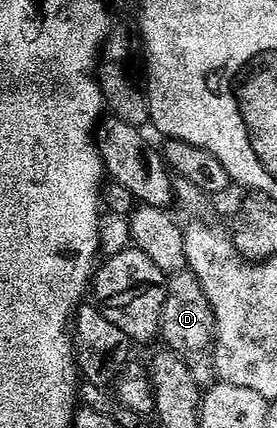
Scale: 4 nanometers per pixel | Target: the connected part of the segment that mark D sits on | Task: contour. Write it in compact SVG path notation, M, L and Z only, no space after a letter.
M191 269L173 273L165 283L163 308L160 311L161 339L165 340L167 349L175 351L187 362L187 369L201 388L211 387L215 381L213 350L215 348L215 324L213 310L197 275Z

